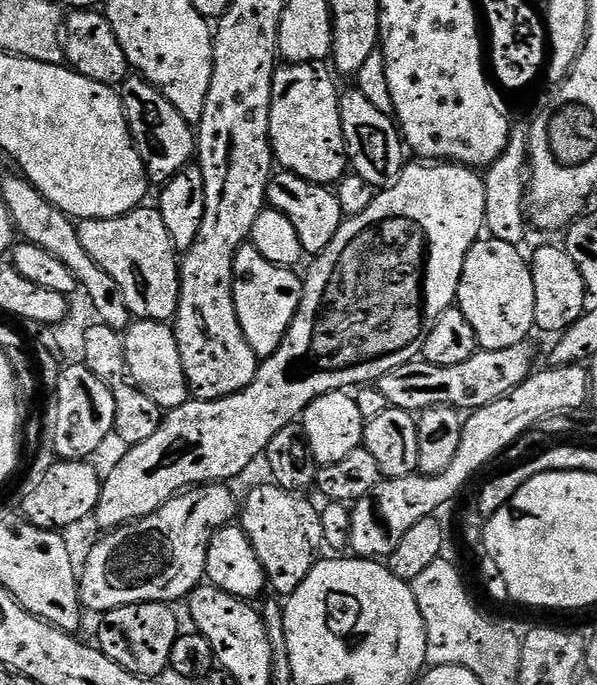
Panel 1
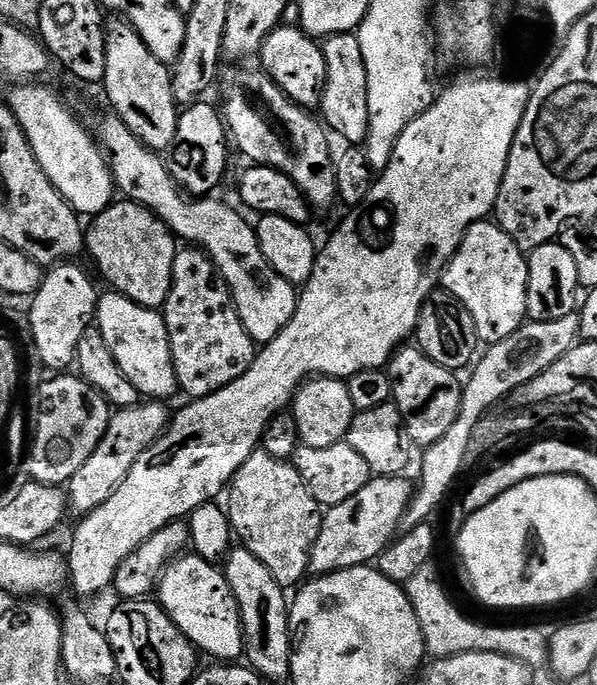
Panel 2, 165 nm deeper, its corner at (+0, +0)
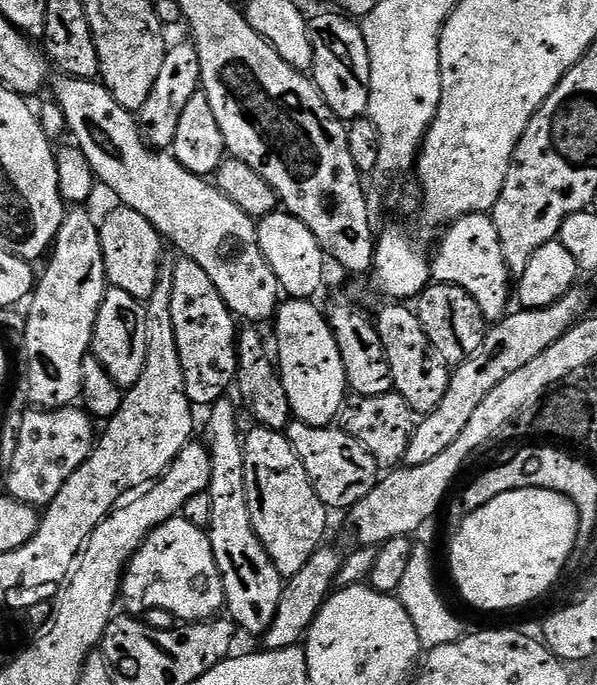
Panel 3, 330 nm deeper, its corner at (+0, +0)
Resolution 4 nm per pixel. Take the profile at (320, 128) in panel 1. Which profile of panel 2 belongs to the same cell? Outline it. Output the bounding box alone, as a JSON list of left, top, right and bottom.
[258,26,326,109]

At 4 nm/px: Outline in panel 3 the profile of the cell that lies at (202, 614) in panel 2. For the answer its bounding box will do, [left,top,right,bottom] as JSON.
[122,515,225,622]

